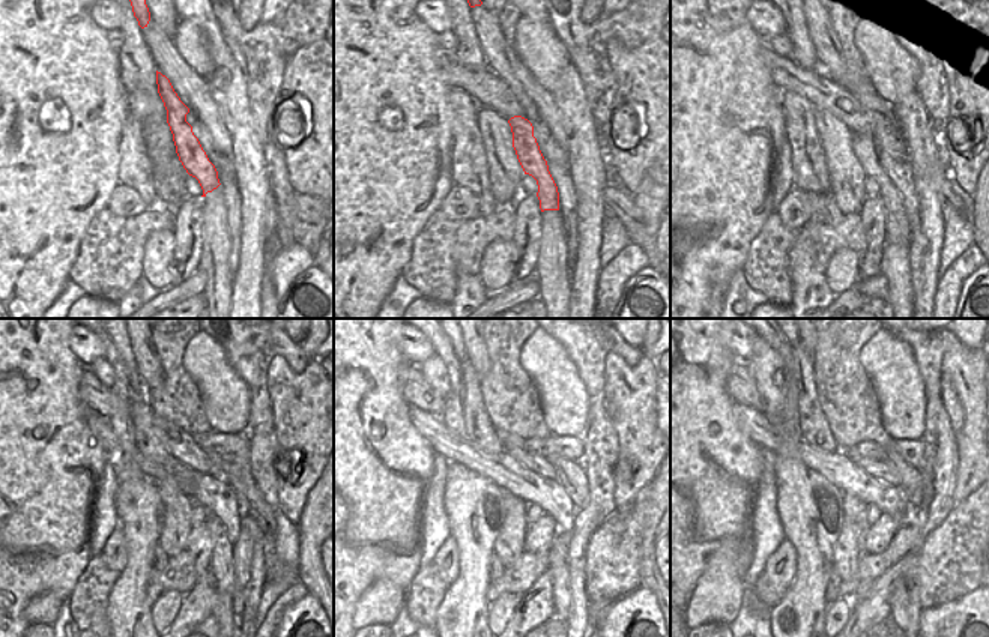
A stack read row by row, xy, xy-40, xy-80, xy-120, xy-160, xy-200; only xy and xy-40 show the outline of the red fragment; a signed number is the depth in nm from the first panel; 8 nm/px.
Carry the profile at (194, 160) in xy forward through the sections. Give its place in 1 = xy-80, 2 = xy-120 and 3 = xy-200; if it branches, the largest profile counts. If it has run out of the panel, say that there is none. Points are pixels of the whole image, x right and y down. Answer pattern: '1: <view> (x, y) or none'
1: xy-80 (896, 224)
2: xy-120 (221, 564)
3: xy-200 (899, 601)

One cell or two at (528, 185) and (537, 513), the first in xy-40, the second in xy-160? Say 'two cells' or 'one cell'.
one cell

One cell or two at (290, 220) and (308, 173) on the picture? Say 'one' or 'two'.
two

